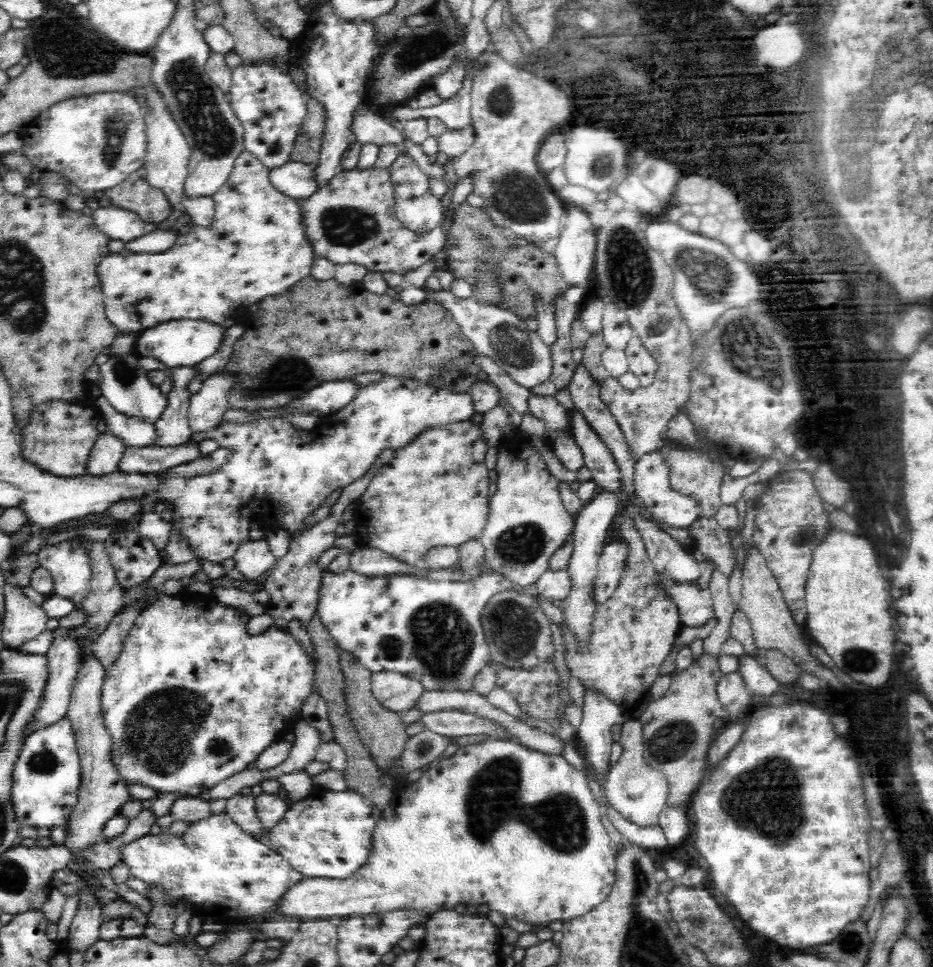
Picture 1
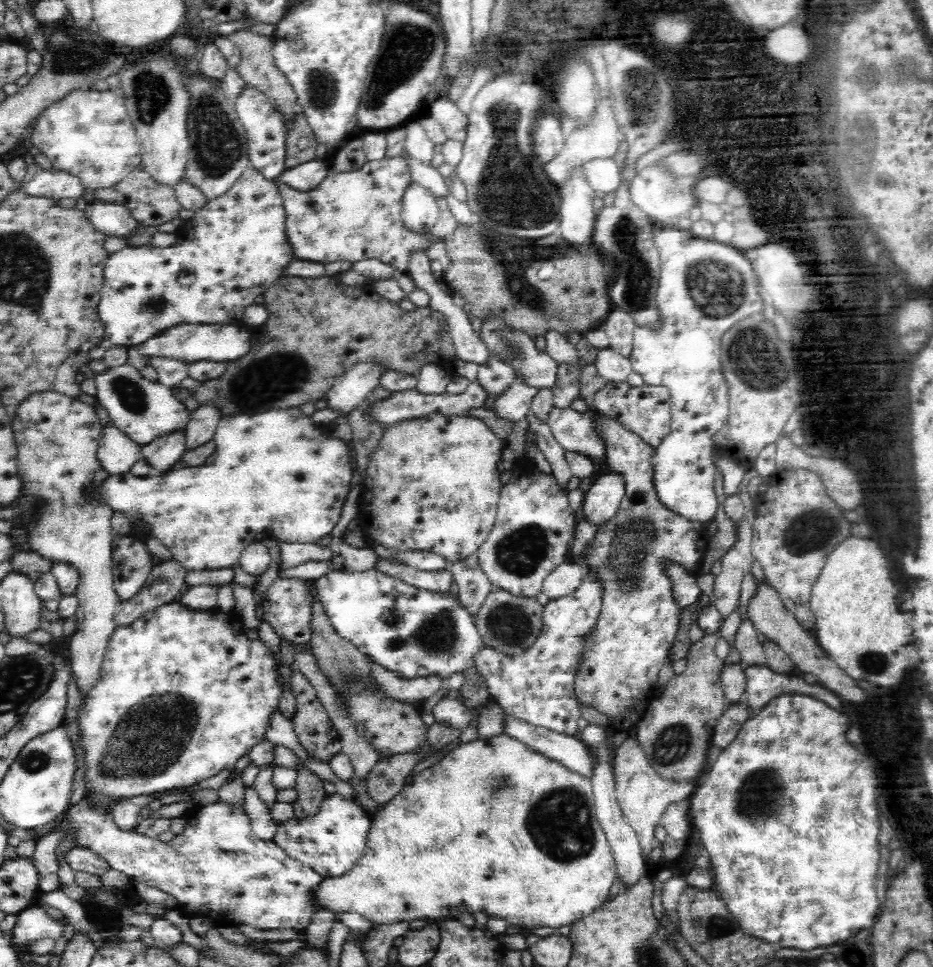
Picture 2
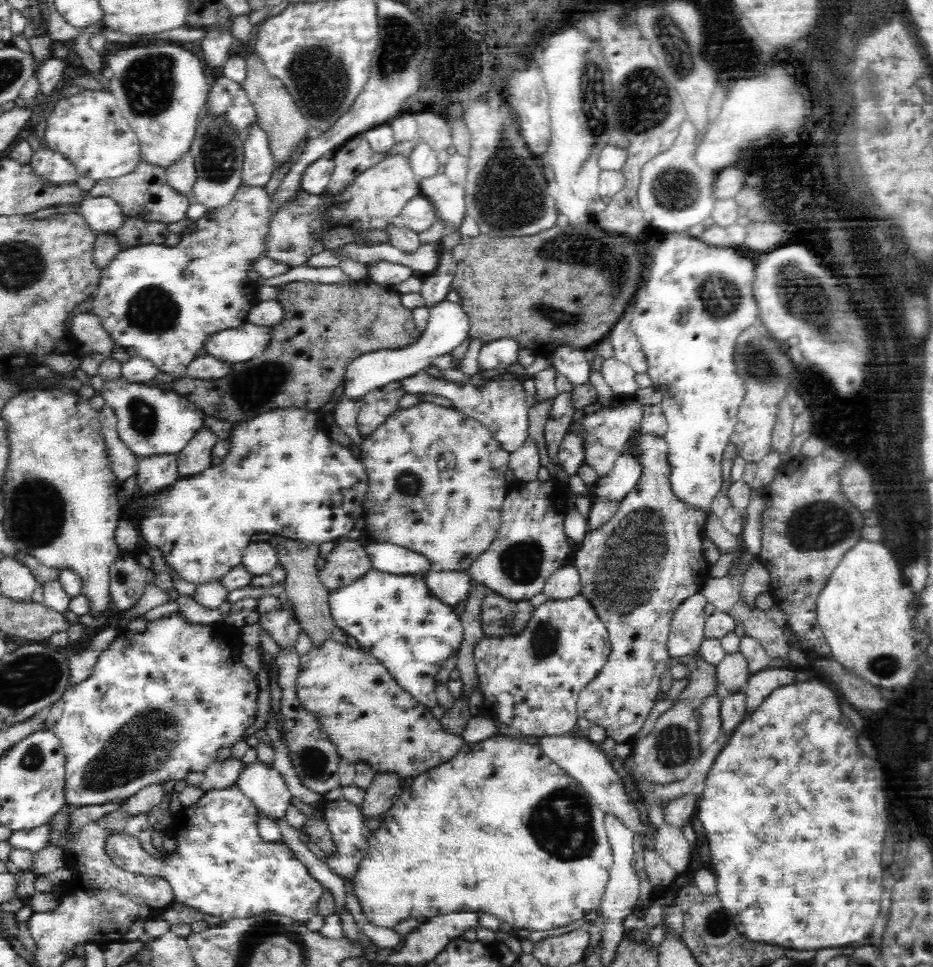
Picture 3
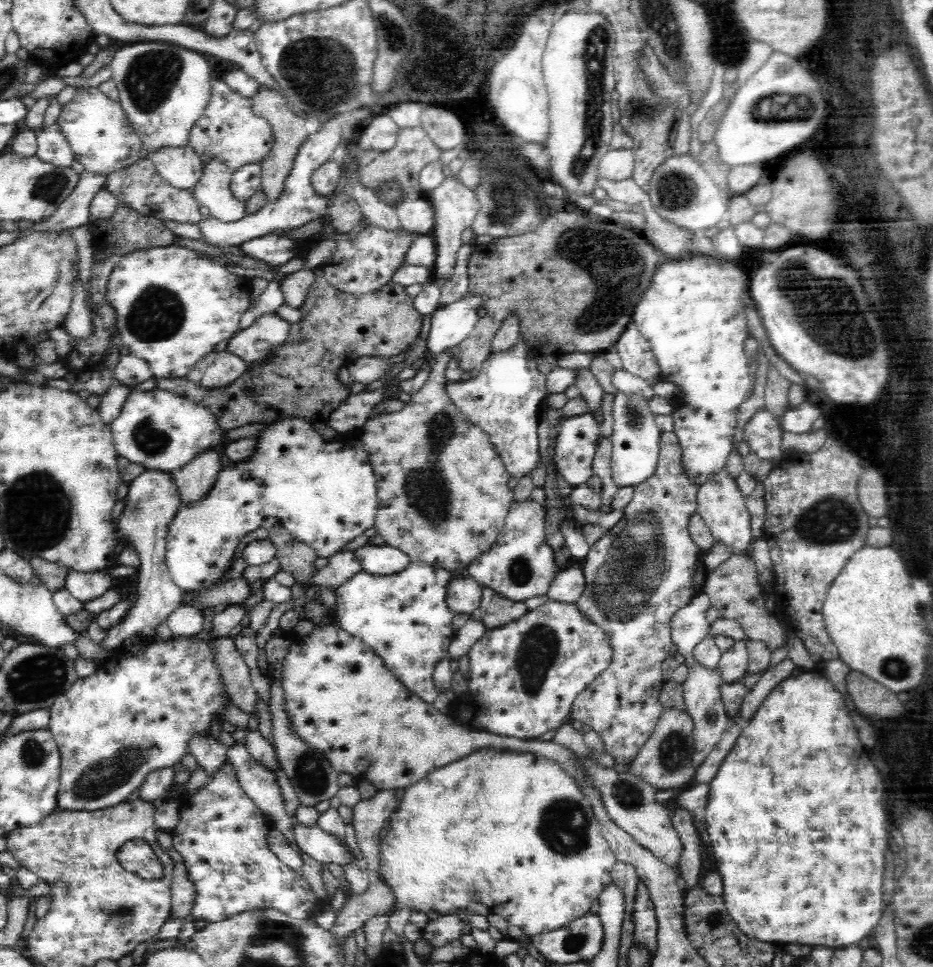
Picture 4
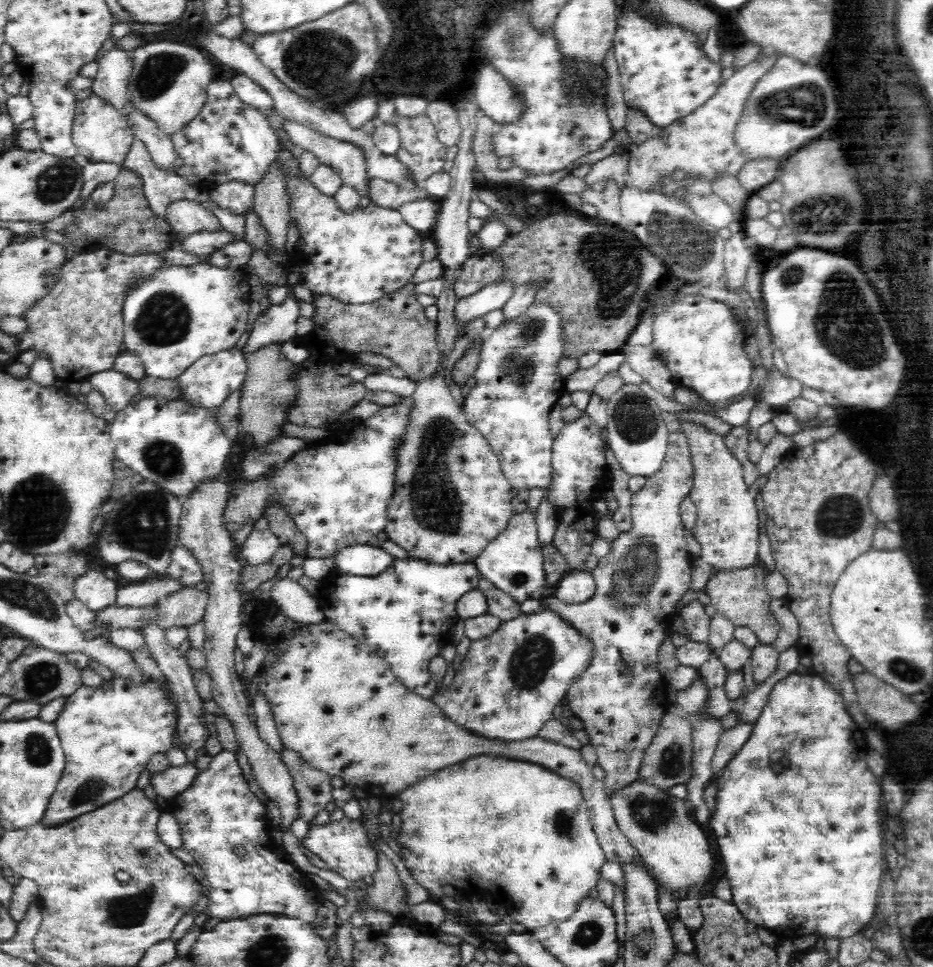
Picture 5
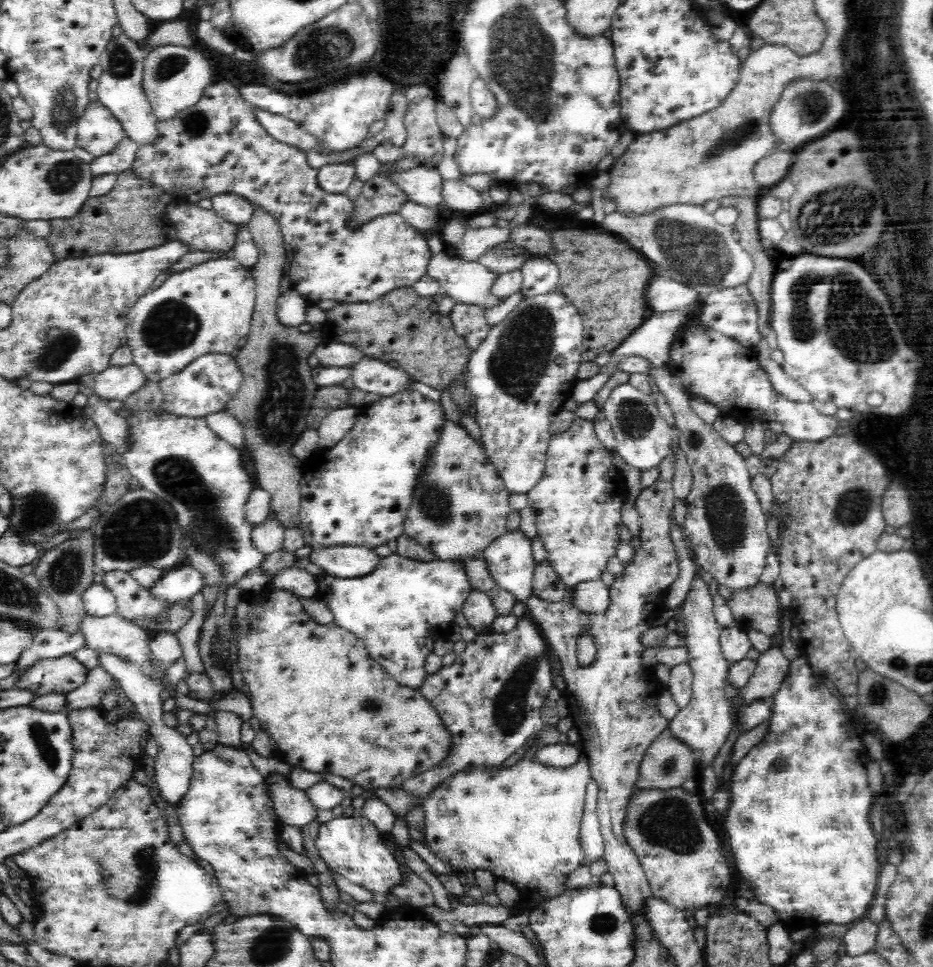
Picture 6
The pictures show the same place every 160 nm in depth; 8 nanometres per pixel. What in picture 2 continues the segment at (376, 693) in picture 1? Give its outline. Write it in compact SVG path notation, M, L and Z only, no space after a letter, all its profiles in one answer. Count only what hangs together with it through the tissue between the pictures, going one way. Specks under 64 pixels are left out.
M371 664L371 677L390 701L420 704L445 686L438 676L400 678L378 664Z

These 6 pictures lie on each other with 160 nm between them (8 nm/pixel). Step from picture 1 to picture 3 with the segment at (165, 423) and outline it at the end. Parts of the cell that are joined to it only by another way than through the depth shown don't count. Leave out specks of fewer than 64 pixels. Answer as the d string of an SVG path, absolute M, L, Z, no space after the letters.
M154 454L141 458L136 472L139 492L154 494L171 486L180 476L176 454Z

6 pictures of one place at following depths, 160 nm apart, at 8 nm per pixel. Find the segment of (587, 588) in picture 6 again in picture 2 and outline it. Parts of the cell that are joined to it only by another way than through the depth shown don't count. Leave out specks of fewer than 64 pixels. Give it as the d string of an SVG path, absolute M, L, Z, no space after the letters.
M564 561L543 581L541 593L548 596L550 601L558 600L575 592L584 576L586 576L586 567L583 563Z

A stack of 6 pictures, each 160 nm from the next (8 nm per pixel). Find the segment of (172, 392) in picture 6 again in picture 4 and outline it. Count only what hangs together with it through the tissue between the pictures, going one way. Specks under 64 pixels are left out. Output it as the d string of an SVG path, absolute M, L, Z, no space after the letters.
M220 348L202 357L191 369L186 378L198 387L213 389L228 386L244 372L246 363L238 355Z

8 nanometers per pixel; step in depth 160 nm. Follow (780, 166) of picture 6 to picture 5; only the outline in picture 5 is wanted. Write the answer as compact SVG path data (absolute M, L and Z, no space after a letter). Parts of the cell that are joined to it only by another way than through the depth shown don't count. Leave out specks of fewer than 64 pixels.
M759 158L745 162L738 170L736 178L746 192L756 194L760 188L778 179L780 162L782 160L773 158Z

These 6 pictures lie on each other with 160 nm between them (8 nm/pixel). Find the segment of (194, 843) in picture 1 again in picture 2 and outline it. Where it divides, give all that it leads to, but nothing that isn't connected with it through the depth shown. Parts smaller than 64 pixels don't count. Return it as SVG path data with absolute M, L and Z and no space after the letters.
M82 799L78 804L70 805L61 816L60 824L50 828L36 842L34 865L38 869L38 886L41 893L54 892L61 888L56 876L57 864L55 848L62 841L72 841L74 846L91 848L112 869L124 872L131 880L137 879L148 886L159 888L162 892L176 898L179 908L187 915L211 919L218 925L245 924L260 930L276 930L276 928L291 928L296 935L310 924L310 918L317 912L314 901L314 888L322 882L322 877L303 866L302 863L290 858L282 847L272 841L260 840L254 835L245 809L230 806L226 802L197 806L189 815L184 816L186 826L182 834L173 837L168 842L160 841L157 837L144 836L140 833L125 831L116 826L108 809L92 809L90 802Z

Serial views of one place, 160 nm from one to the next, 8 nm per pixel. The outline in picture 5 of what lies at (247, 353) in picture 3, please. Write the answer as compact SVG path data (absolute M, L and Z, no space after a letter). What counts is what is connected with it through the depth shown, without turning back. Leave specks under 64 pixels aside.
M290 294L279 305L269 305L253 323L247 341L244 343L242 353L253 353L260 347L270 343L290 342L297 335L297 318L299 316L296 297Z

